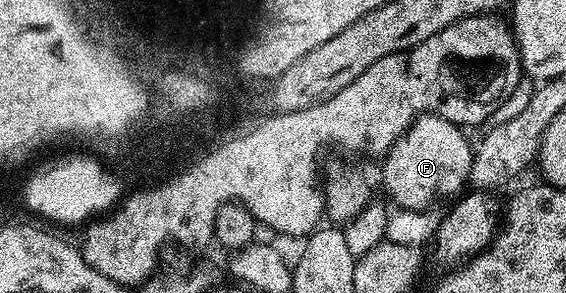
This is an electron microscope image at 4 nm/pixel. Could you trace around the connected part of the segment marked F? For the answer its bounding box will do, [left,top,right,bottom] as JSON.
[380,114,474,212]

